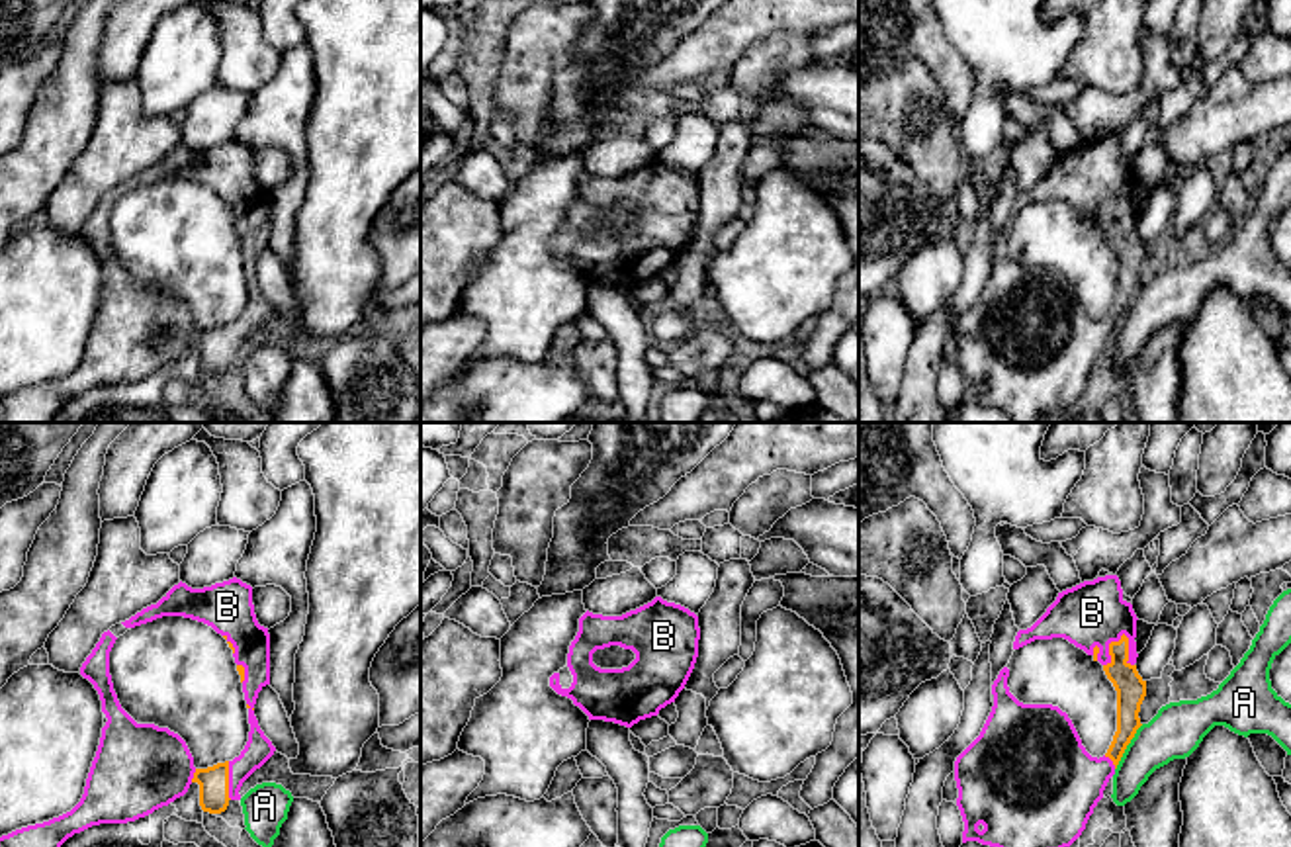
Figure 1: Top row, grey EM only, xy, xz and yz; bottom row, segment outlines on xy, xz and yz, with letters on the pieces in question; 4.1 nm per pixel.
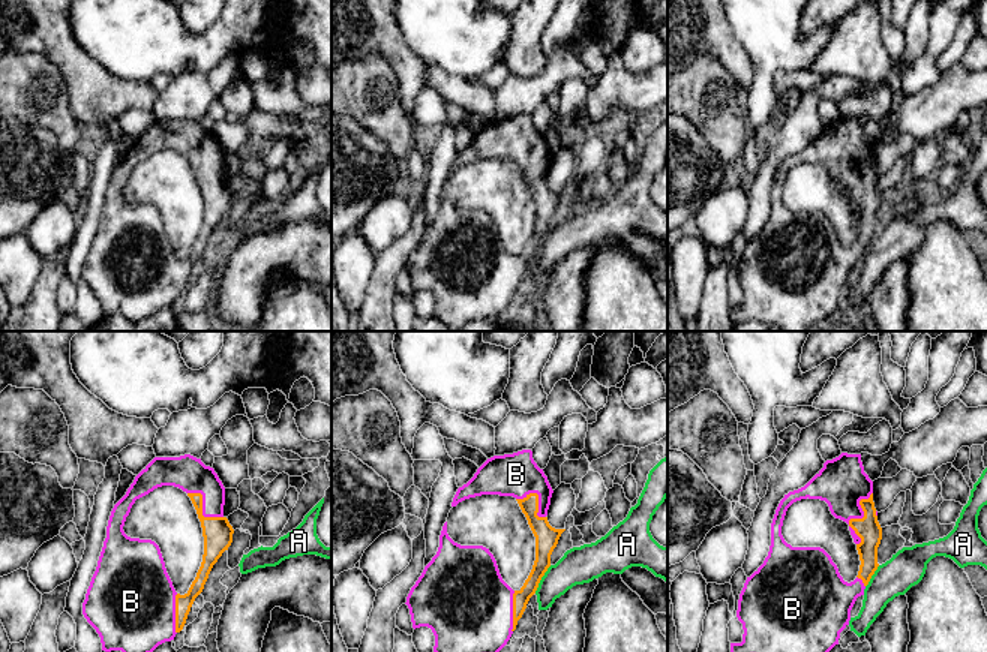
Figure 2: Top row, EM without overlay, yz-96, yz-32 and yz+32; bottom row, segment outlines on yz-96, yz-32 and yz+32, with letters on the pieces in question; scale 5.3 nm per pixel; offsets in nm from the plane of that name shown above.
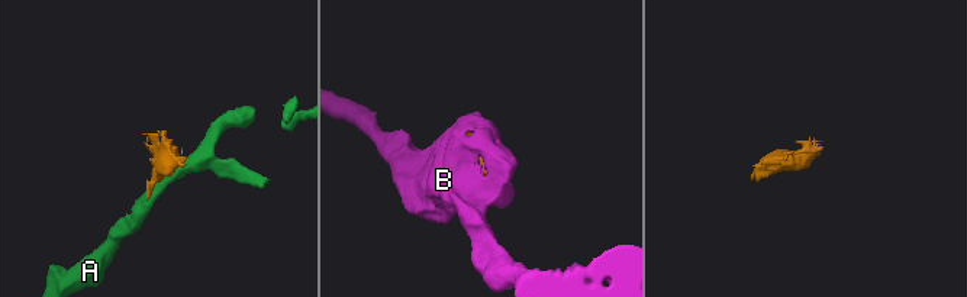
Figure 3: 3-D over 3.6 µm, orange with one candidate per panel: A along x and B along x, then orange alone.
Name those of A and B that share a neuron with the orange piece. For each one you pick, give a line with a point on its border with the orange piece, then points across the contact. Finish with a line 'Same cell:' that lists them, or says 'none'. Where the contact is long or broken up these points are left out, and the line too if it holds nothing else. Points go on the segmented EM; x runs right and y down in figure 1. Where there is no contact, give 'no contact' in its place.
B: contact yz (1110, 648)
Same cell: B

